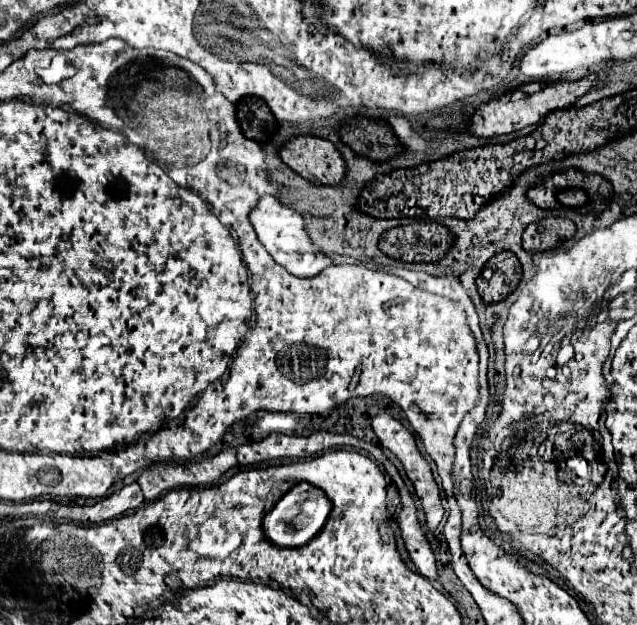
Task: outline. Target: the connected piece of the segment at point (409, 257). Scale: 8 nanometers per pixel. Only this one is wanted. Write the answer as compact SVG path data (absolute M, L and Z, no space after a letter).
M411 223L385 231L379 239L379 249L387 257L405 263L437 263L451 243L453 235L443 225Z

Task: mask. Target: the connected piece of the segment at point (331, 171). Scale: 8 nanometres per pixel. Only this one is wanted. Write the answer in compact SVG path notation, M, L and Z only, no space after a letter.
M299 135L279 149L281 161L311 183L337 185L345 175L345 161L331 141Z

